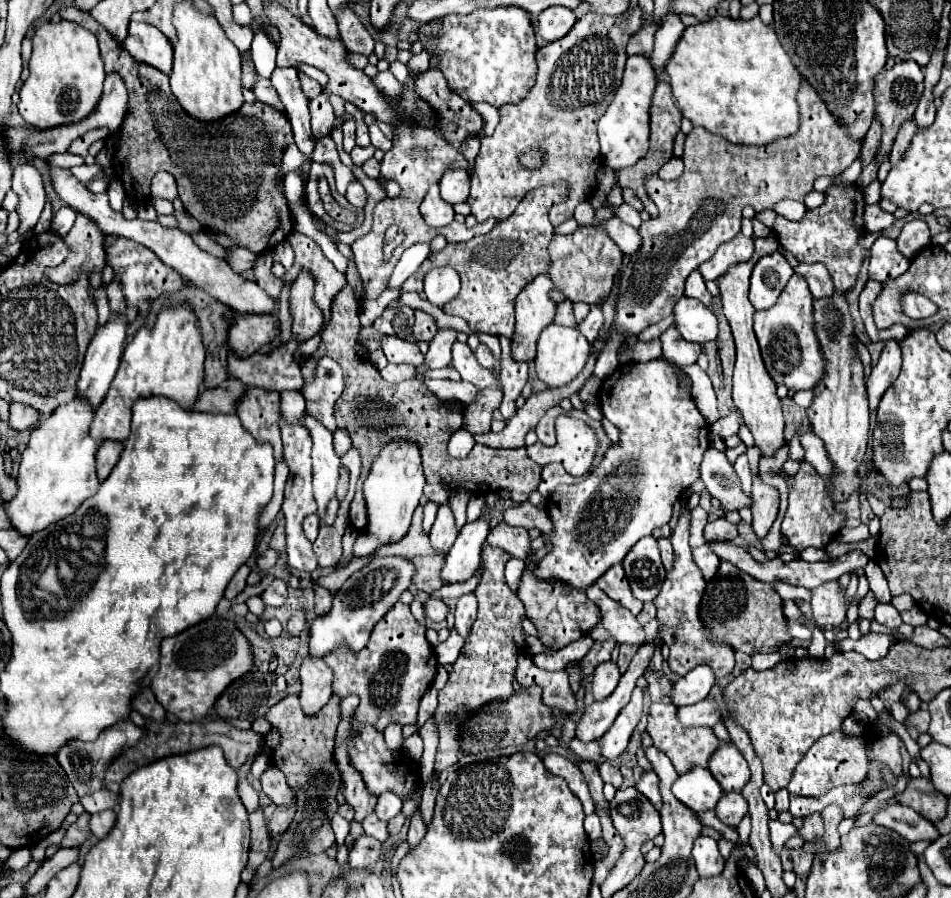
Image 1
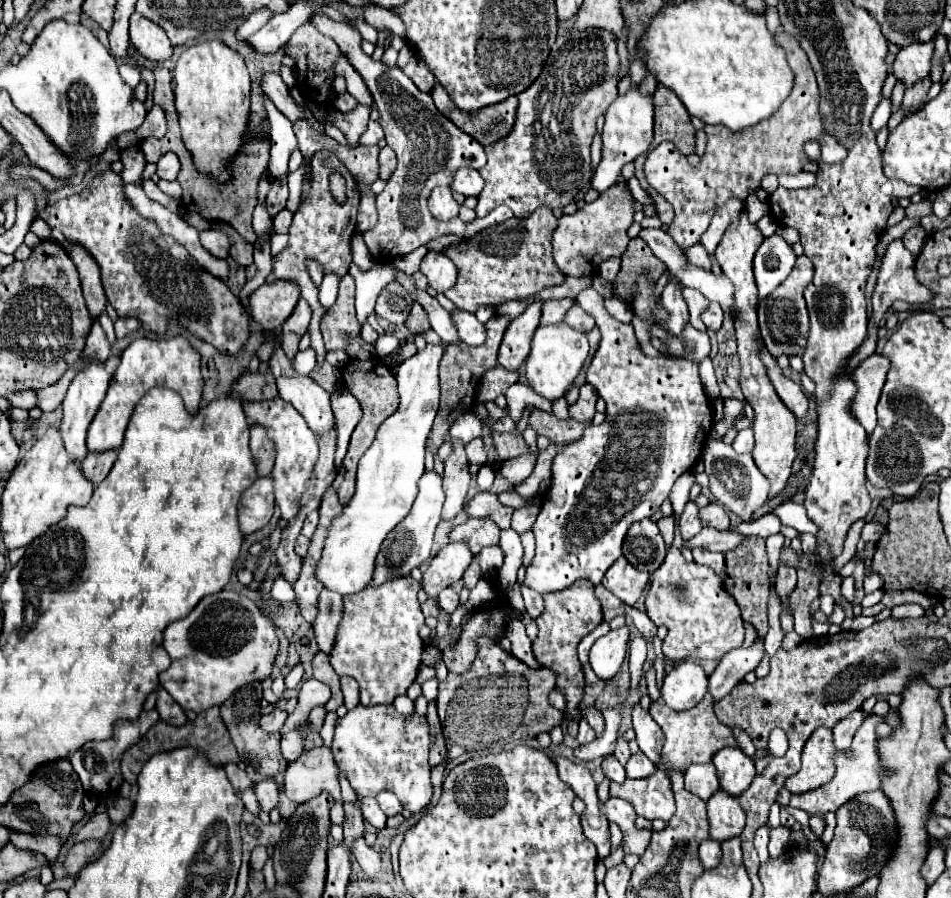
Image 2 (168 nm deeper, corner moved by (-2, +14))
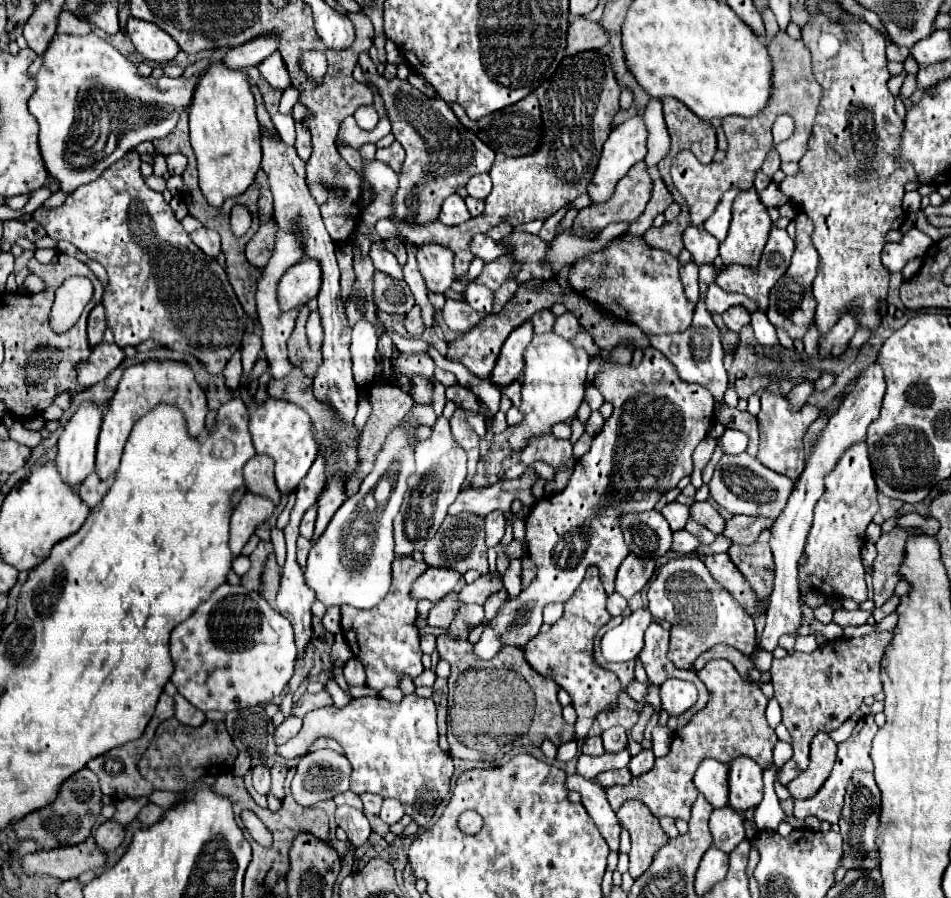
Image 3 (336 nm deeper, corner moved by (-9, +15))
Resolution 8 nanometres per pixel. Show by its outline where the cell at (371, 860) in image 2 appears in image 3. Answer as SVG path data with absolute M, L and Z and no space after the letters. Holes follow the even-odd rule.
M340 806L336 810L336 824L348 834L348 842L352 844L352 848L362 848L372 832L364 812L350 806Z

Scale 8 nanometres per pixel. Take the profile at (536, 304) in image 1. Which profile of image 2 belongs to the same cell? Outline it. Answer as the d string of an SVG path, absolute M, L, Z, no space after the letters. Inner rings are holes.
M531 303L525 313L509 323L499 347L499 365L507 371L517 371L525 363L525 357L529 355L529 341L541 319L541 305L543 303Z

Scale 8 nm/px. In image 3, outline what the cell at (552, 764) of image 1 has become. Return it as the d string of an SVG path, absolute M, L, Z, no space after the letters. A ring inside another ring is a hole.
M572 774L566 778L568 790L576 790L582 794L582 804L590 818L594 820L596 828L600 830L602 838L610 846L610 850L618 852L618 838L620 838L620 824L616 812L610 808L606 800L604 788L596 784L596 780L584 780L580 774Z

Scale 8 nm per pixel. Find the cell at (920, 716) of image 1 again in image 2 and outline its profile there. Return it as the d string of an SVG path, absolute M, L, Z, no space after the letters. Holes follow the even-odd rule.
M869 715L863 725L859 727L859 731L855 733L853 737L853 743L849 747L849 755L847 753L837 753L835 755L835 777L823 785L823 787L817 787L809 793L801 793L801 795L791 795L791 801L789 805L795 807L795 809L803 809L809 813L809 823L811 823L811 829L821 835L823 833L823 825L825 825L825 815L827 813L835 813L845 801L849 801L851 797L855 797L857 793L865 793L865 791L873 791L873 789L879 789L879 773L877 773L877 751L875 751L875 745L877 745L877 735L875 735L875 725L881 723L881 717L879 715Z

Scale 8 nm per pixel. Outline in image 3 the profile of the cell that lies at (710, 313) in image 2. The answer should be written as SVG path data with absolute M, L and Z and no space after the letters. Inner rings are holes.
M732 306L722 314L722 320L728 326L728 330L740 332L740 328L750 322L750 312L744 306Z

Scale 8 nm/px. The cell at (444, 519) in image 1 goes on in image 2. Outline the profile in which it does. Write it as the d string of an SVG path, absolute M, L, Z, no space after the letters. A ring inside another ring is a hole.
M453 441L453 453L443 461L445 473L443 473L443 489L445 489L445 505L443 505L443 519L453 519L459 511L463 511L465 495L469 489L471 473L469 473L469 461L463 451L463 441Z

